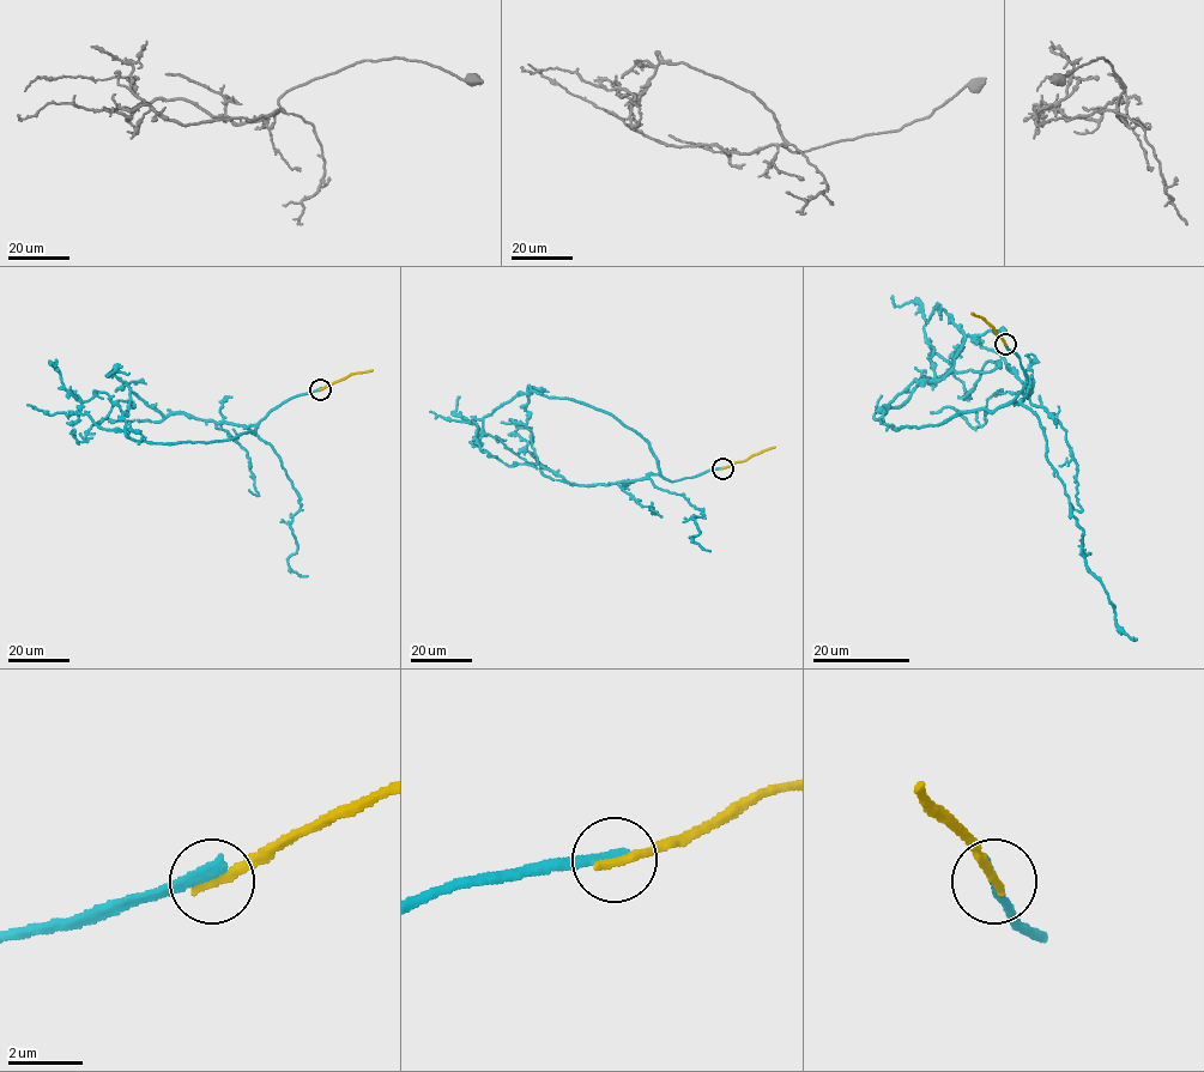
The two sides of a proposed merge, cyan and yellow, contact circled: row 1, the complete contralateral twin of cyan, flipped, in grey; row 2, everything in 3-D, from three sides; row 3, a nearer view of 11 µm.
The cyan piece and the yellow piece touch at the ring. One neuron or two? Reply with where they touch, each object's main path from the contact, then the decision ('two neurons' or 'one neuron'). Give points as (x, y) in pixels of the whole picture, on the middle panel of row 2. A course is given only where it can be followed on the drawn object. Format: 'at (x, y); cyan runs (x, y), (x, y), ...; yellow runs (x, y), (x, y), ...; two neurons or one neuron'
at (722, 468); cyan runs (722, 467), (666, 480), (648, 443), (609, 413), (531, 391), (483, 418), (483, 434), (455, 415), (459, 397); yellow runs (722, 467), (775, 447); two neurons

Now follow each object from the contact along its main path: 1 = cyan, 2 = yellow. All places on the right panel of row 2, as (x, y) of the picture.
1: (1004, 344), (1027, 379), (1012, 399), (895, 429), (885, 407), (951, 367), (919, 303), (893, 295)
2: (1004, 344), (982, 318), (972, 312)

